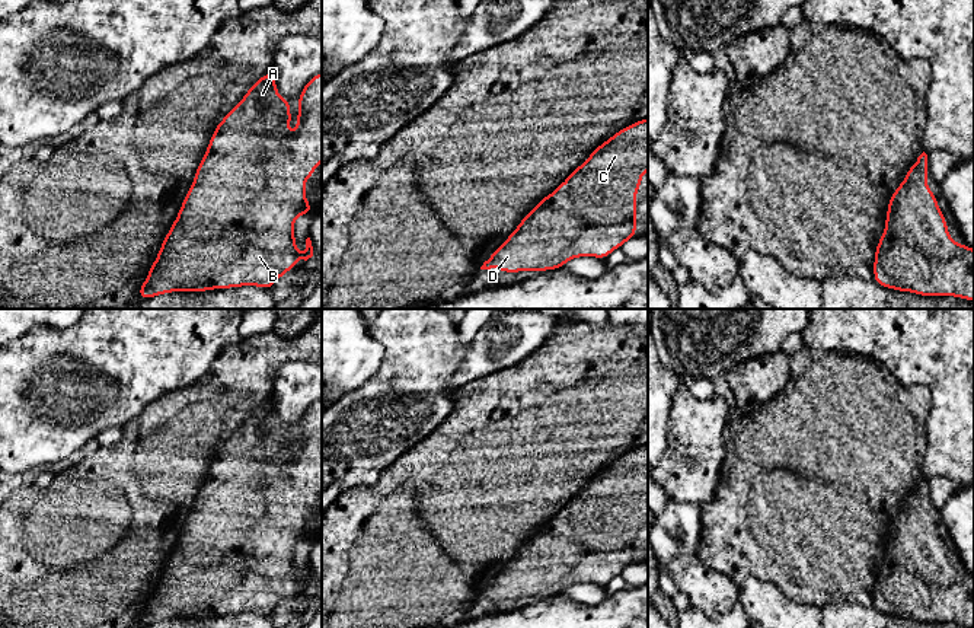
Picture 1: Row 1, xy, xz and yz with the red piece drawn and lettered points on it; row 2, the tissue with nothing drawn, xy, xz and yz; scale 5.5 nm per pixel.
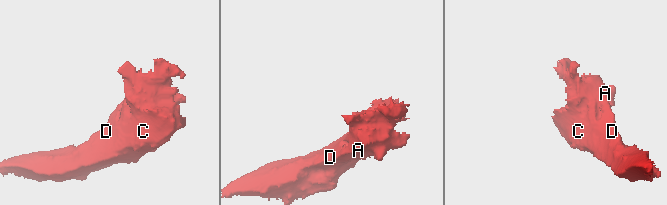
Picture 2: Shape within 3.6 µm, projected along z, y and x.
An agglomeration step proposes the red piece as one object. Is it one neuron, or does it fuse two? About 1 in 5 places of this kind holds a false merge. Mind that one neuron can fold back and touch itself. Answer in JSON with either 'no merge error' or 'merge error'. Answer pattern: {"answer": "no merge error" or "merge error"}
{"answer": "no merge error"}

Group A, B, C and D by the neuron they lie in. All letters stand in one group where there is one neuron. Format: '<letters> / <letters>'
A B C D

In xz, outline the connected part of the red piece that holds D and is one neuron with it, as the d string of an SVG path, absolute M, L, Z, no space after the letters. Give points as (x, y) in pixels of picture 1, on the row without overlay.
M648 444L636 447L623 456L617 458L603 471L600 471L595 476L588 481L588 487L582 488L566 506L563 510L555 514L550 522L546 522L540 526L540 529L518 549L515 557L504 567L504 570L494 577L488 587L483 589L480 596L491 596L496 593L499 599L521 599L521 597L549 597L558 596L563 593L568 587L578 583L594 583L600 586L606 586L614 576L619 576L626 567L636 564L636 525L635 522L639 519L639 510L645 507L644 503L639 501L641 497L648 498Z

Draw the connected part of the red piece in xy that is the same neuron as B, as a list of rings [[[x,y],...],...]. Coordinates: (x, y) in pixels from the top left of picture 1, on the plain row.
[[[269,396],[214,455],[178,543],[138,616],[138,627],[173,618],[208,618],[243,612],[271,616],[277,606],[294,594],[300,586],[307,587],[313,583],[310,564],[306,565],[306,577],[297,578],[294,545],[313,539],[310,527],[303,520],[307,516],[304,506],[312,506],[313,495],[322,488],[322,398],[313,402],[300,420],[297,456],[285,459],[291,447],[288,436],[291,428],[291,425],[280,424],[275,402]]]

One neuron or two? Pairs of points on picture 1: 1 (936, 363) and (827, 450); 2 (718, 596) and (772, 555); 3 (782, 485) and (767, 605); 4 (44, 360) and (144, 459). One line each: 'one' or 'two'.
1: two
2: two
3: two
4: two

